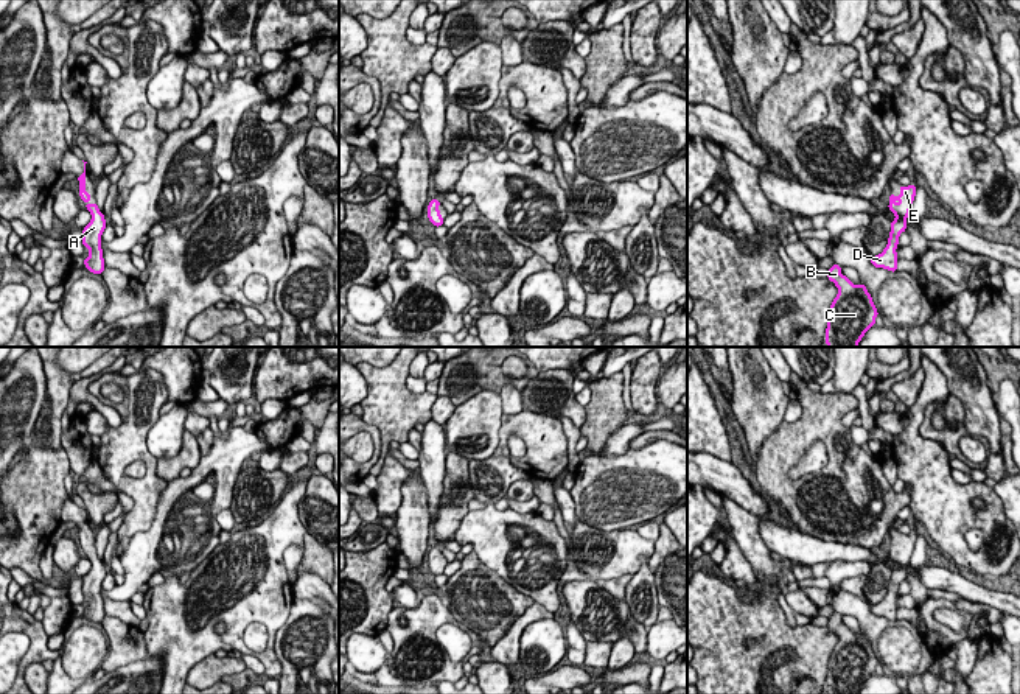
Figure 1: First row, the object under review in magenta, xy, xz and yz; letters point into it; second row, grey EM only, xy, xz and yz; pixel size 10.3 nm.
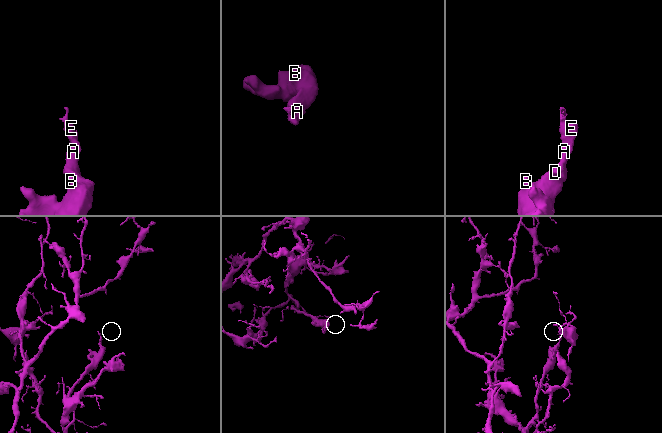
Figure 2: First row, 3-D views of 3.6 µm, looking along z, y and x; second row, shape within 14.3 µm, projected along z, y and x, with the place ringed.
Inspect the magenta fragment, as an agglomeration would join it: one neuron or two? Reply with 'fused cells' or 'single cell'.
single cell

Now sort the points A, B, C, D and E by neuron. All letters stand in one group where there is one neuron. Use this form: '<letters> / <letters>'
A B C D E

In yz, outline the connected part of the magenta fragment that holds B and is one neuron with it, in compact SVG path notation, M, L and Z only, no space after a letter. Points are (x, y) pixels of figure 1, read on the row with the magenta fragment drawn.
M833 263L827 279L835 283L838 294L827 317L827 347L858 347L865 333L875 325L879 311L866 286L854 285L841 274L841 266Z

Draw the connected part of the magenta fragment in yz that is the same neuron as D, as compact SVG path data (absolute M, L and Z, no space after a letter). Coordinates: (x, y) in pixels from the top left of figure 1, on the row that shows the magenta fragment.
M900 185L900 195L894 196L889 193L889 204L888 209L891 213L896 215L896 219L891 221L891 232L888 238L888 244L883 249L882 254L875 255L871 258L871 265L875 268L883 268L891 272L897 271L897 244L899 244L899 237L902 232L906 230L906 218L910 216L910 210L916 196L916 185Z

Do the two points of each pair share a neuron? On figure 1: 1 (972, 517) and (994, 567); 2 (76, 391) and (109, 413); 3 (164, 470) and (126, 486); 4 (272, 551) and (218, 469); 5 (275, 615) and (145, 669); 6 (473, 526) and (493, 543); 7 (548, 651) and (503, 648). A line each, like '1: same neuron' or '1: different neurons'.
1: same neuron
2: same neuron
3: different neurons
4: different neurons
5: different neurons
6: same neuron
7: different neurons

